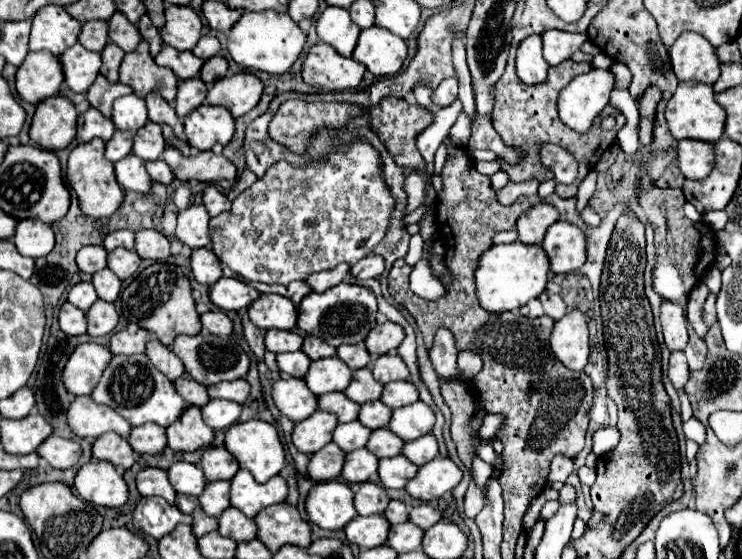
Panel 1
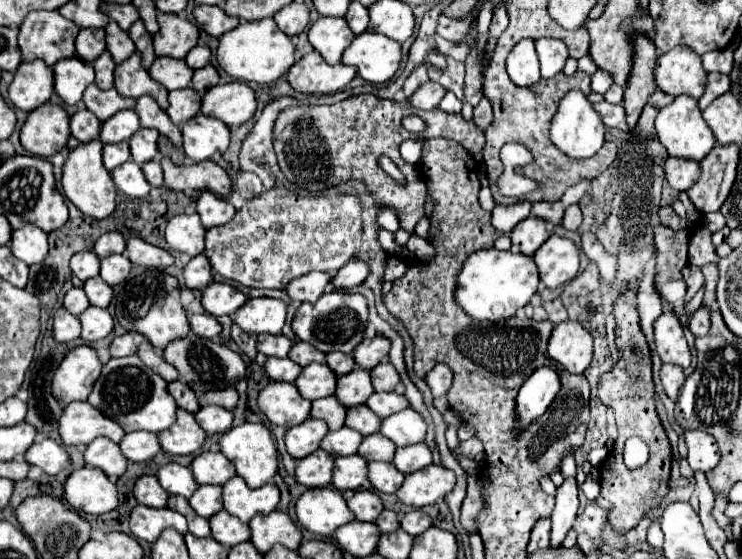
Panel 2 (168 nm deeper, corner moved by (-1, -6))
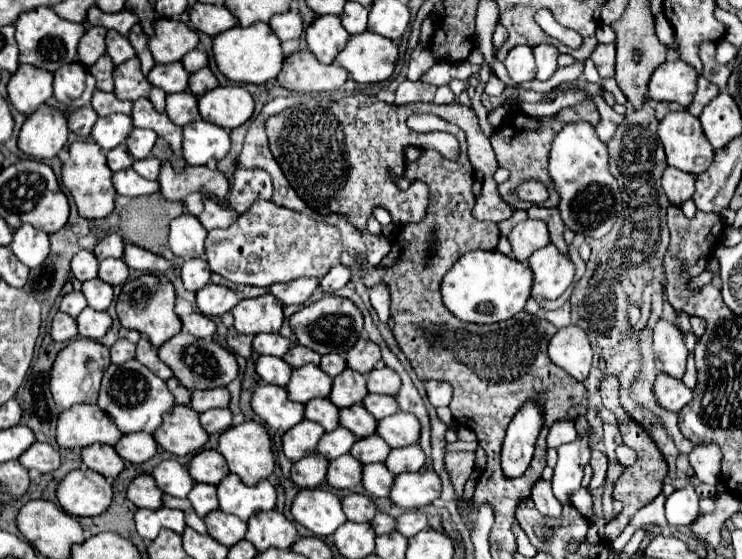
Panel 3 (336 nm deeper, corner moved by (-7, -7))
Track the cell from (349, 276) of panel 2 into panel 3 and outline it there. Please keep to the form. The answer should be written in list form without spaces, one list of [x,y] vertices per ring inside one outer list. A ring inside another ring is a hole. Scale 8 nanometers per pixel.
[[[337,264],[335,268],[331,268],[331,272],[327,272],[327,276],[321,278],[319,288],[321,288],[325,294],[333,294],[335,290],[343,288],[349,280],[351,280],[349,268],[343,268],[341,264]]]

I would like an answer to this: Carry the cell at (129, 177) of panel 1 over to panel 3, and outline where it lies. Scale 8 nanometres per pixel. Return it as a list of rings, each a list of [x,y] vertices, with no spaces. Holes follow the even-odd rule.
[[[125,168],[121,172],[113,174],[113,186],[119,196],[143,196],[143,194],[153,194],[159,192],[159,184],[141,178],[133,168]]]

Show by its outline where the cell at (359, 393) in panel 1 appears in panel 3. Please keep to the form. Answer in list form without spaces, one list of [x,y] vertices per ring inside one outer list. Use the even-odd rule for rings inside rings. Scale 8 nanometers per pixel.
[[[343,370],[337,378],[333,378],[333,388],[329,400],[337,408],[349,408],[353,404],[361,404],[367,396],[367,378],[355,370]]]

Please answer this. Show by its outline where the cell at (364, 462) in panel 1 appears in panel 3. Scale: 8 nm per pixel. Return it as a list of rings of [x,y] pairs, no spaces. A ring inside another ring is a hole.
[[[343,454],[329,462],[327,484],[337,490],[353,490],[361,484],[363,466],[351,454]]]

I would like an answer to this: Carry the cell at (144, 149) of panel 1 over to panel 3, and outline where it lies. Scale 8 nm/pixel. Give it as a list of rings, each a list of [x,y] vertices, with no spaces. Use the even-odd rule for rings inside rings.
[[[135,128],[127,138],[127,148],[129,148],[129,152],[133,154],[135,160],[141,160],[141,158],[147,158],[151,154],[155,140],[157,140],[155,132]]]

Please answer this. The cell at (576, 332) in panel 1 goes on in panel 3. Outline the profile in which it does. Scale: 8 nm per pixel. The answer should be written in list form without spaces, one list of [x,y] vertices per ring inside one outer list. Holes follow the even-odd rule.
[[[565,326],[549,340],[549,358],[555,366],[569,372],[575,380],[583,382],[591,368],[591,344],[579,326]]]

